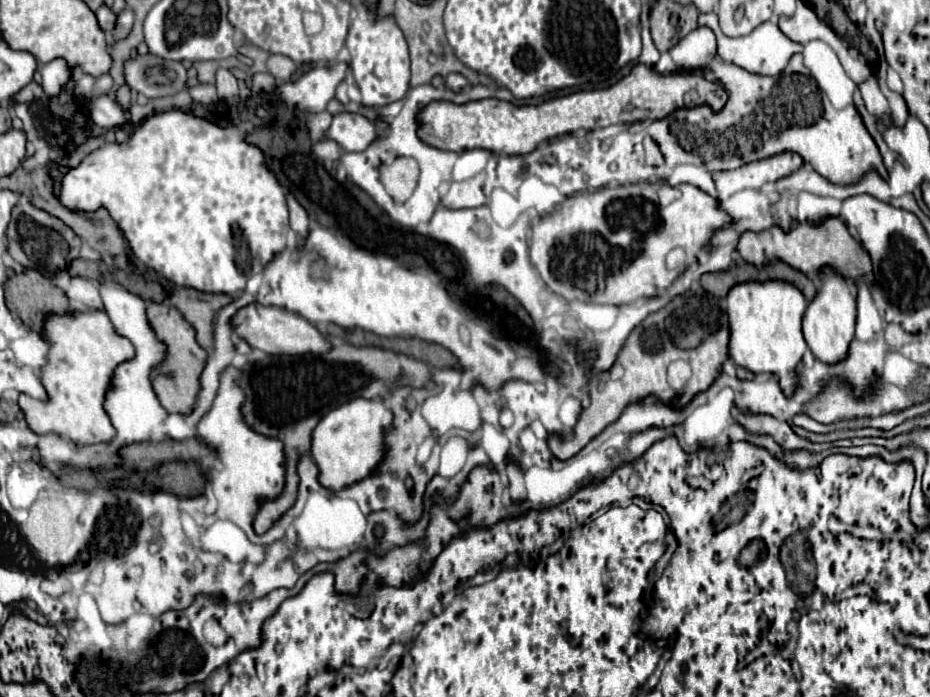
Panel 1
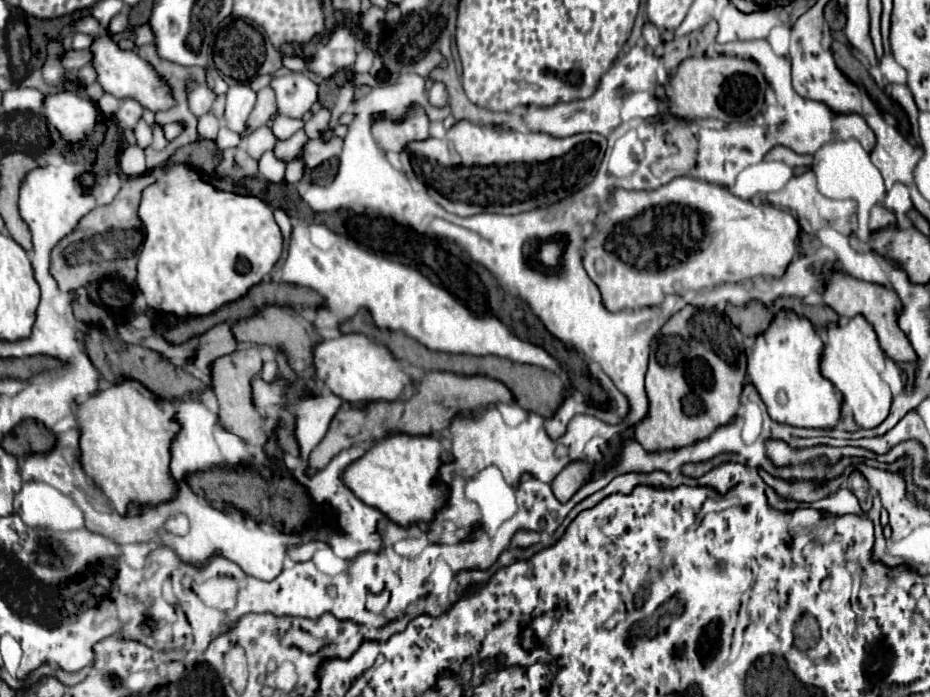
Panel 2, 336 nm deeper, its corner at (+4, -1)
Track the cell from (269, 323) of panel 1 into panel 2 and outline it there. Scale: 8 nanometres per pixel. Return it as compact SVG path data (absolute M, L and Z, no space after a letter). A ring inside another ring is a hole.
M342 334L338 338L322 340L312 350L312 358L316 378L356 408L362 408L374 400L396 400L402 388L410 382L408 374L400 370L398 360L390 356L386 346L368 340L364 334Z

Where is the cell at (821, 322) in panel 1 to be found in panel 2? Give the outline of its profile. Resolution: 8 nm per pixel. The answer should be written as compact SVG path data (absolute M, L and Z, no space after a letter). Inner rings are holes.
M858 314L850 320L828 324L826 336L828 340L824 342L824 350L820 356L822 376L830 380L834 388L844 396L844 402L852 408L854 420L860 428L878 426L888 416L892 394L888 384L882 380L886 354L878 344L876 332L866 322L866 318Z

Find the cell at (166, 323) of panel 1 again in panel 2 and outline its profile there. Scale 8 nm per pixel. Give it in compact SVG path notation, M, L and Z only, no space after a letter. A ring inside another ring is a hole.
M240 346L240 350L220 356L210 364L210 388L218 400L218 420L220 426L236 436L240 436L242 440L250 442L250 444L264 444L264 418L252 408L250 404L250 380L254 376L260 374L262 368L262 356L260 356L260 348L258 346ZM250 370L250 376L248 376Z

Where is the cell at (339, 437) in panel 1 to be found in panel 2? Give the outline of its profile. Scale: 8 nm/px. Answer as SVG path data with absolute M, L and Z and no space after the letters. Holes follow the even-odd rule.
M390 434L384 438L384 444L372 444L362 458L352 462L344 472L344 484L360 498L364 504L382 510L390 520L400 526L412 522L426 524L444 504L448 490L440 484L432 486L432 480L438 474L440 462L450 460L450 454L440 444L436 434L430 436L408 436L408 434Z

